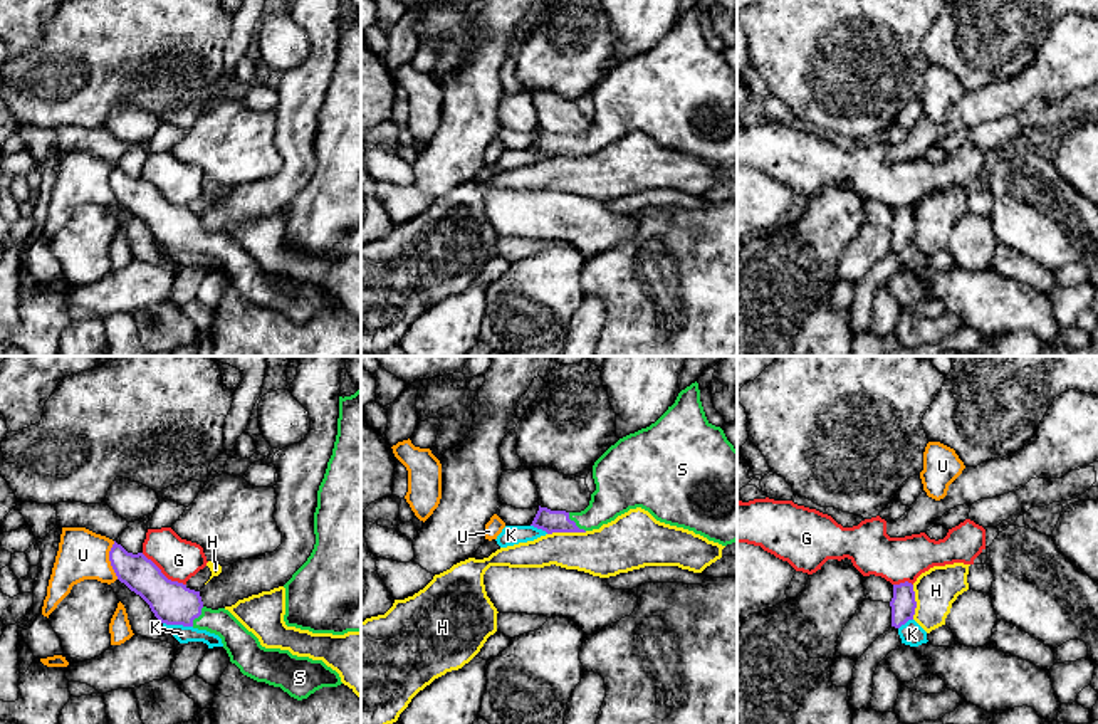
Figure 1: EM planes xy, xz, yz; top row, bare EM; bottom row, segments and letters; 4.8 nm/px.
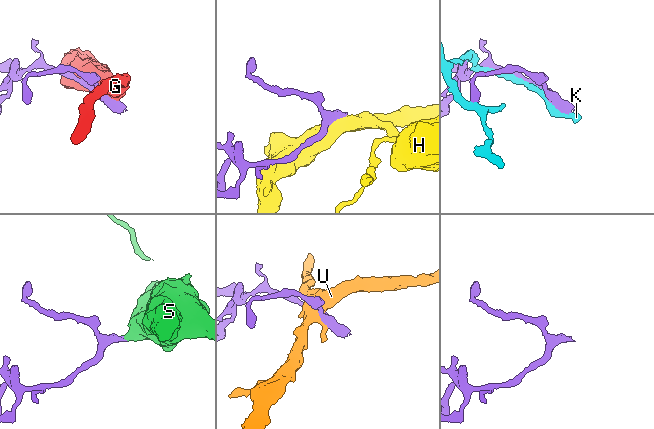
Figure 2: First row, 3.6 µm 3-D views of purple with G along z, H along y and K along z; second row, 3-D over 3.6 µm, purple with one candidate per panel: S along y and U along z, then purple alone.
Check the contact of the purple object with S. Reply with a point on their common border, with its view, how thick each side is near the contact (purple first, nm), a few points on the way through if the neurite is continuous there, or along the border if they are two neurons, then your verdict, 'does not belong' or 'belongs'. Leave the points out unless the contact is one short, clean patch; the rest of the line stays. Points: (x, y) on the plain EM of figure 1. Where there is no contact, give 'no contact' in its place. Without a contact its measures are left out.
xz (575, 146) | 110/200 nm | across xz (551, 145), (575, 146), (590, 143), (616, 116) | belongs

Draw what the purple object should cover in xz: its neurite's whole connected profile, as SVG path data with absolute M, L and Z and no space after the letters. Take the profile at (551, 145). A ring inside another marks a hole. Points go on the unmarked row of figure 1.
M697 5L682 13L655 47L611 69L594 86L593 102L596 114L584 134L539 129L531 150L547 158L586 156L641 131L660 146L693 155L722 170L737 165L737 74L724 54L707 44Z

